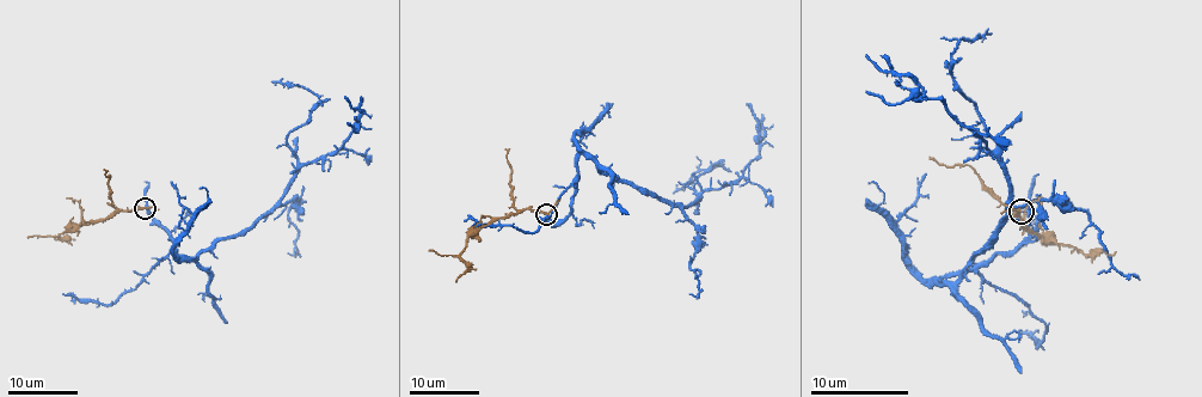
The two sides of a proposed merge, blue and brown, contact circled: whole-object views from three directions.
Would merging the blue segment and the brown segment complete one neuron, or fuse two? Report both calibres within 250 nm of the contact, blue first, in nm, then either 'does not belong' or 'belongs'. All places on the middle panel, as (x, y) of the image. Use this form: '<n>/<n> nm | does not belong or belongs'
240/170 nm | belongs

